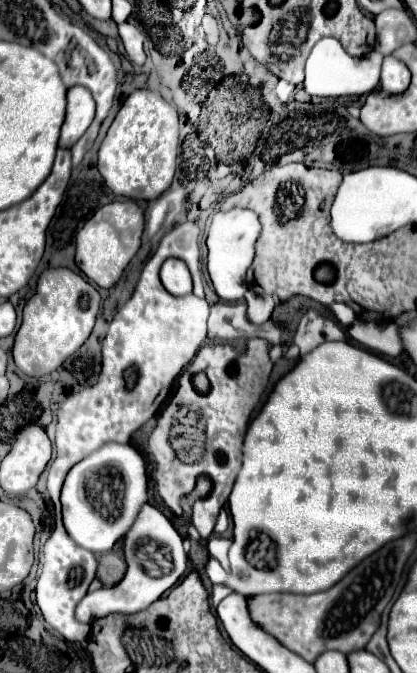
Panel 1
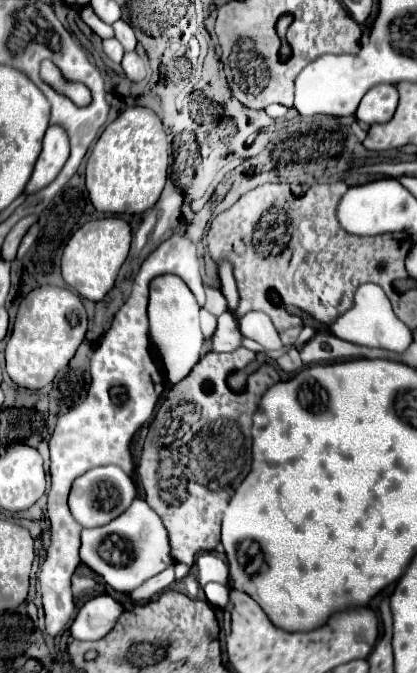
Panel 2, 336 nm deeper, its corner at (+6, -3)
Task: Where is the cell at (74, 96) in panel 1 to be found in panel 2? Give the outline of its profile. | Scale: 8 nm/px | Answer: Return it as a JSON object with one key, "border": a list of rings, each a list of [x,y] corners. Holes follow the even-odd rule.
{"border":[[[49,125],[43,139],[43,151],[35,163],[33,177],[29,179],[25,193],[35,193],[47,187],[59,175],[65,159],[69,159],[69,135],[65,135],[63,127]]]}

